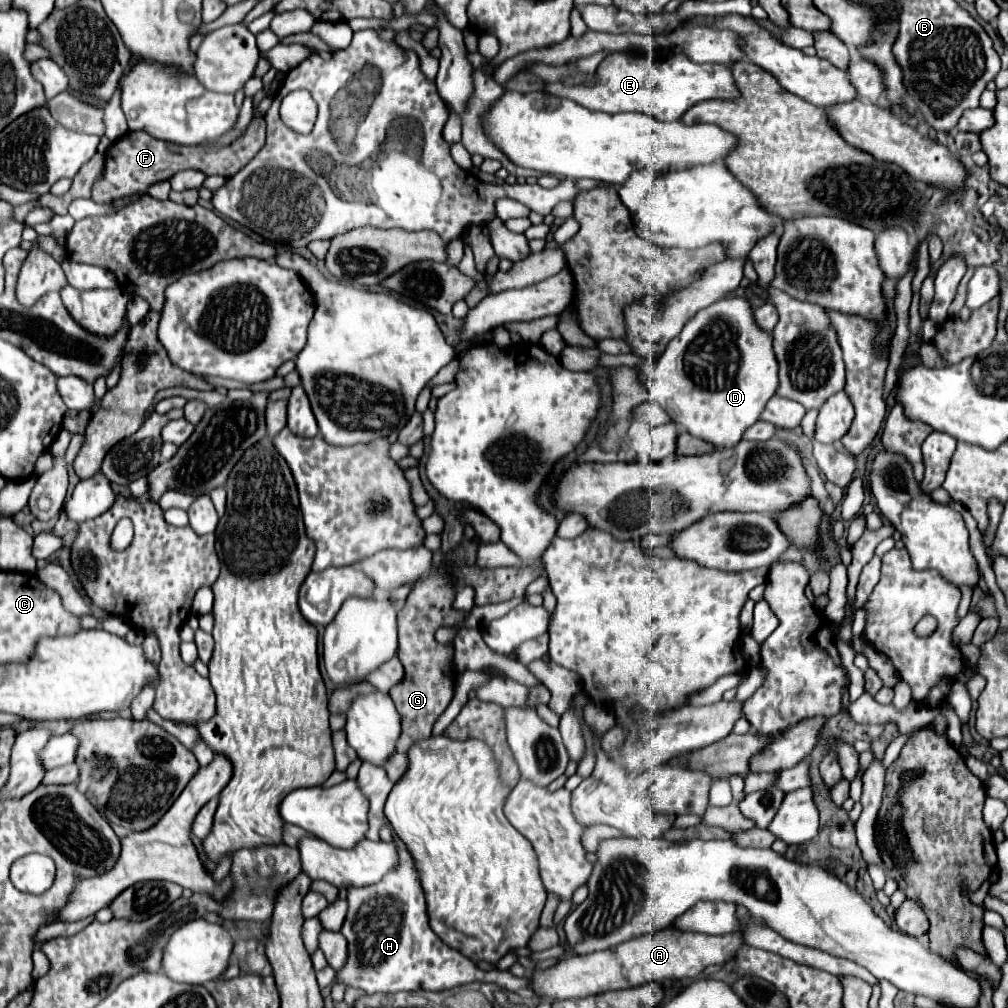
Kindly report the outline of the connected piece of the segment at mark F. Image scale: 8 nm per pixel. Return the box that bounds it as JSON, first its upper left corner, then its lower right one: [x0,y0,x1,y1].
[91,118,265,204]

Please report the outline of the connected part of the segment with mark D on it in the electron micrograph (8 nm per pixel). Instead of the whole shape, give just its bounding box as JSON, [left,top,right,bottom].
[647,296,777,450]

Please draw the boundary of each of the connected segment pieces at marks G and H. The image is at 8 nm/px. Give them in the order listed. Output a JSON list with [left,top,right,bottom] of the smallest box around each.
[[389,570,465,754],[335,842,531,994]]

